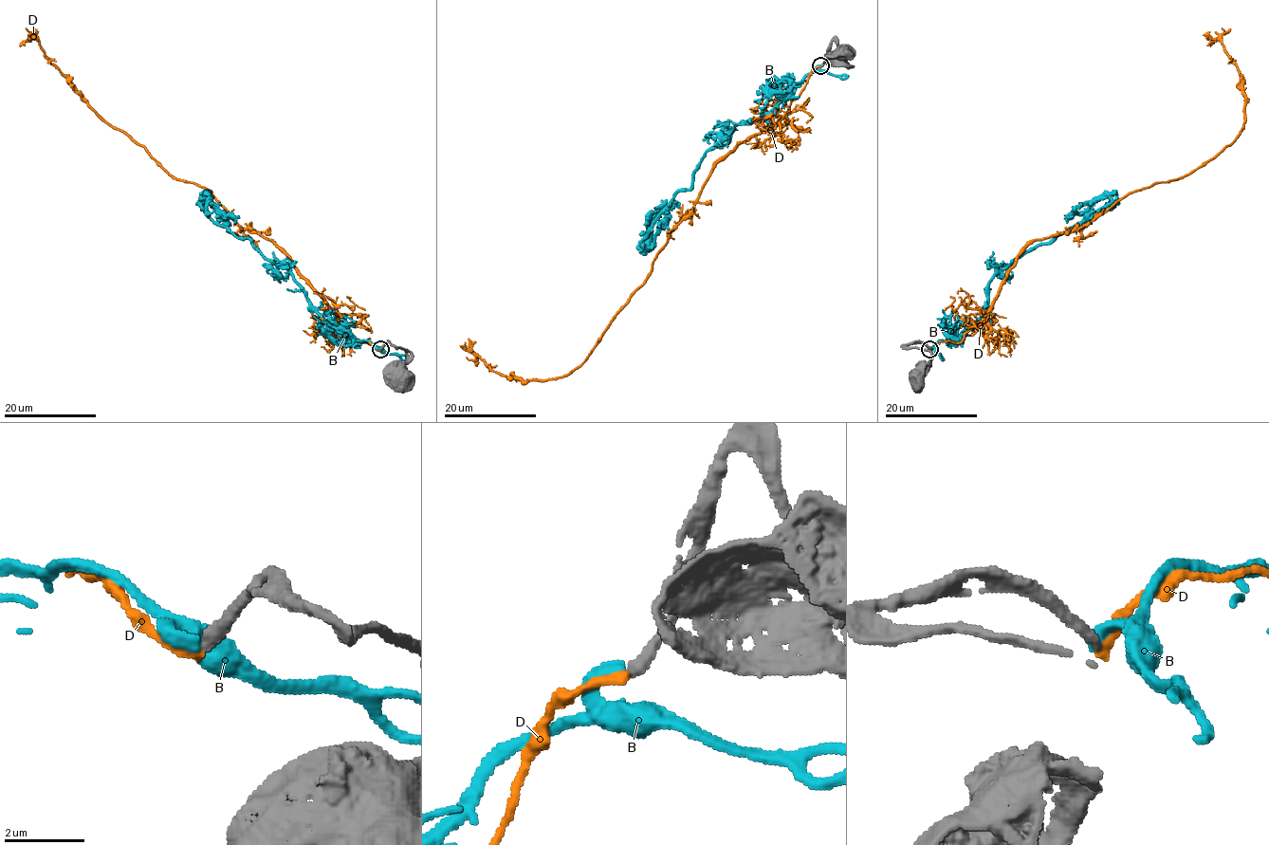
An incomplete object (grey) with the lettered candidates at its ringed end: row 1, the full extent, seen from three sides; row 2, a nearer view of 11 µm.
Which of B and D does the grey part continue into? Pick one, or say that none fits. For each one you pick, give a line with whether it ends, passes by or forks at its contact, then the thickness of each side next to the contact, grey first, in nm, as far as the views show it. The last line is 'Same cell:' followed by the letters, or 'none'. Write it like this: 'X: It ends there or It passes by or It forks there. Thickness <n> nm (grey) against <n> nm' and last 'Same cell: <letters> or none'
B: It ends there. Thickness 320 nm (grey) against 280 nm
Same cell: B

